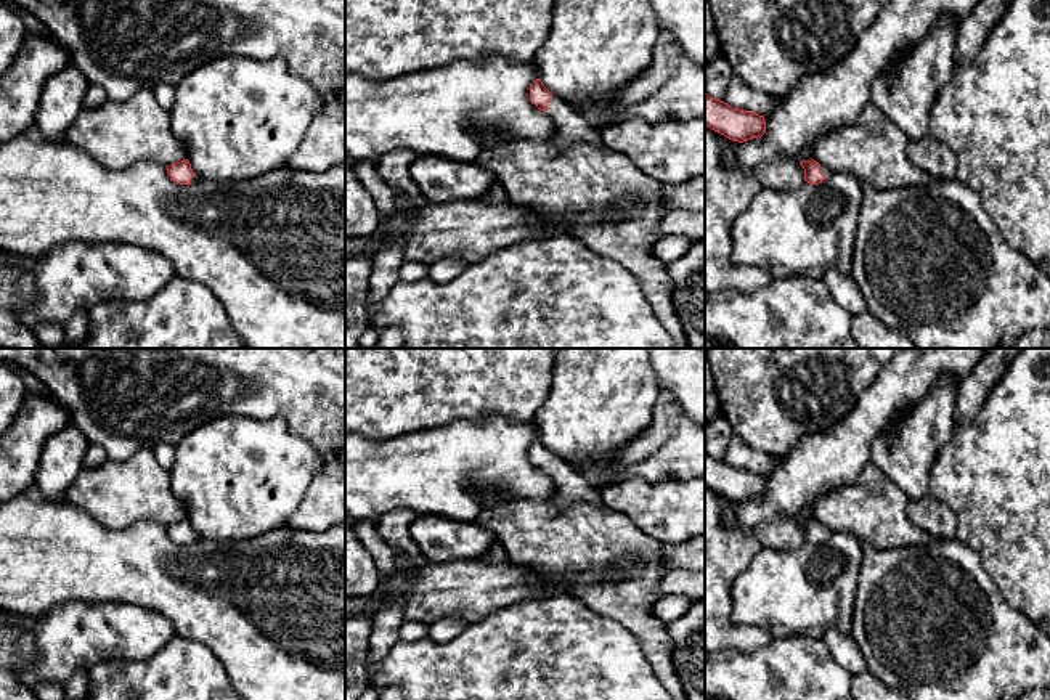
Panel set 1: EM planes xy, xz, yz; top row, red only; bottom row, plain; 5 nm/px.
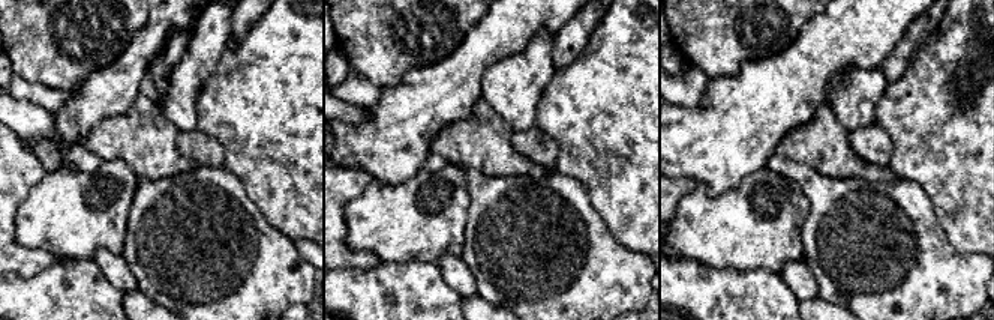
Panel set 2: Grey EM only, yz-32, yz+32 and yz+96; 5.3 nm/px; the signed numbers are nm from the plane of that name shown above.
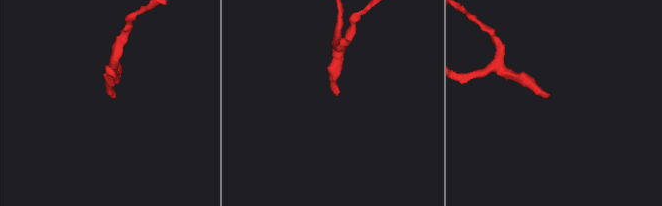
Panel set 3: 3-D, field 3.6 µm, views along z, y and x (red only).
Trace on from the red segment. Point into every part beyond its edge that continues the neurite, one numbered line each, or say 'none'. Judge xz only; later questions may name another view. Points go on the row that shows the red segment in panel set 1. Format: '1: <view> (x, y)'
1: xz (572, 127)

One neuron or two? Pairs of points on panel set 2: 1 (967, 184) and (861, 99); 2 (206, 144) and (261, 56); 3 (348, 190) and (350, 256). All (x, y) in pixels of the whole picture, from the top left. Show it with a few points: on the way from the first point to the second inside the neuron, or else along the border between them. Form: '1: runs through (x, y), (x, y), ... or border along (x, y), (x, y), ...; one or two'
1: border along (889, 83), (876, 107), (874, 122); two
2: border along (197, 128), (219, 141), (224, 150), (222, 166); two
3: runs through (339, 206), (339, 239); one

